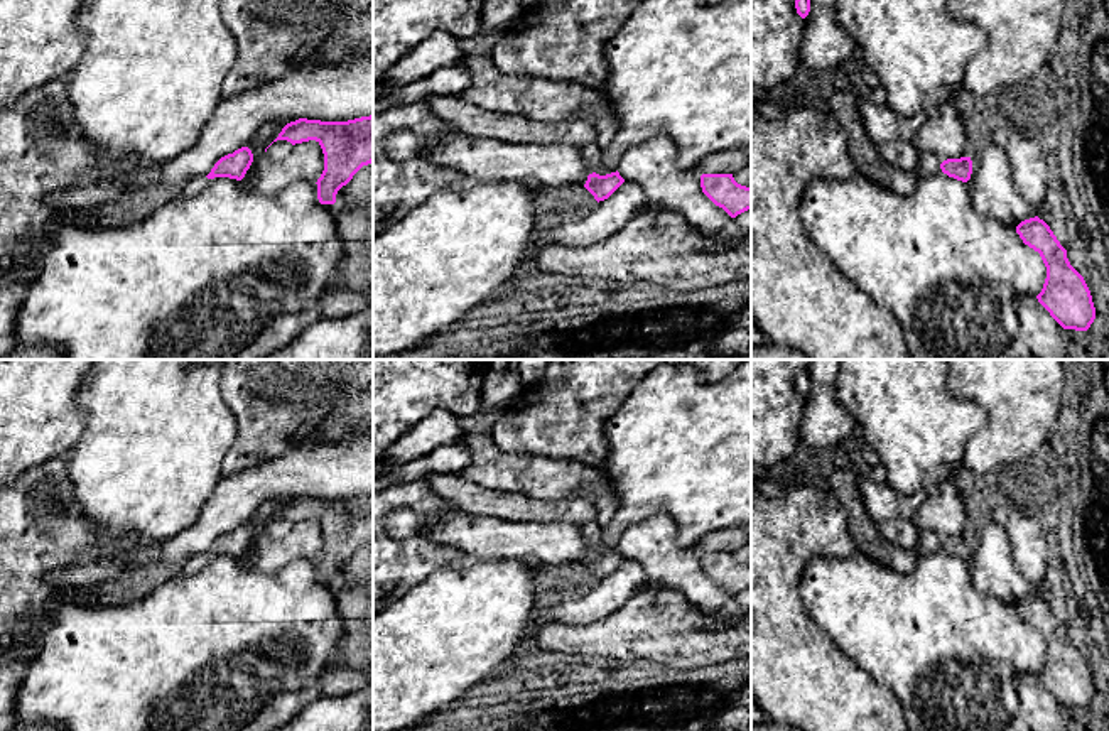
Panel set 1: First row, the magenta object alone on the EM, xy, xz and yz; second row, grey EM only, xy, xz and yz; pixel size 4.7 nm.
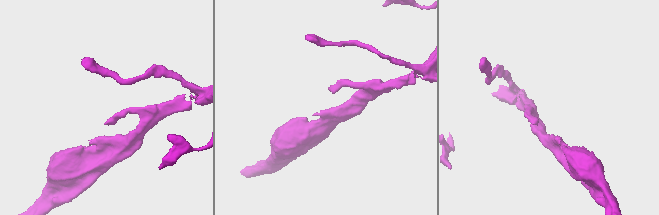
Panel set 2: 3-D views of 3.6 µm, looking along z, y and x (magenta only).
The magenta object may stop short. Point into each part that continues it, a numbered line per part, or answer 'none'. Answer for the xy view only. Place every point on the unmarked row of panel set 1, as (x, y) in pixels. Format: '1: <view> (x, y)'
1: xy (193, 566)

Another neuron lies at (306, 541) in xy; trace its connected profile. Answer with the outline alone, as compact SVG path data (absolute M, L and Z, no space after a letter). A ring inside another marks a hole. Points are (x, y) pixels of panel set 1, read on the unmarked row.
M309 518L295 522L292 530L282 539L270 537L268 533L260 535L245 554L252 557L252 567L273 574L295 559L317 560L322 549L322 527L319 520Z

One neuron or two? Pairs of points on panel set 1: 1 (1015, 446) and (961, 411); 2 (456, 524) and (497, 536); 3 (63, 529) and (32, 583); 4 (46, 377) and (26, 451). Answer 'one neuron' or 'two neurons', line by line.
1: two neurons
2: one neuron
3: one neuron
4: one neuron

